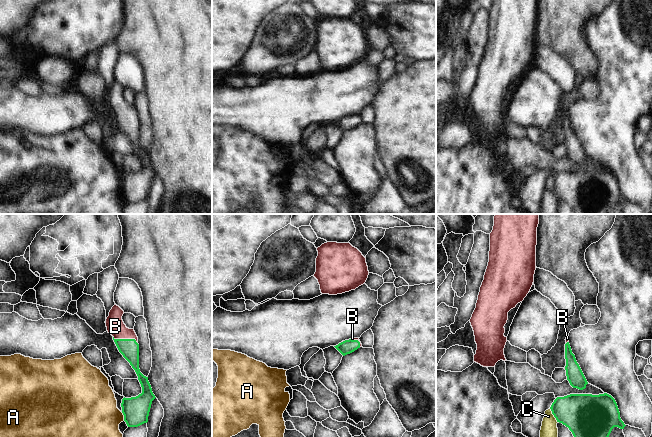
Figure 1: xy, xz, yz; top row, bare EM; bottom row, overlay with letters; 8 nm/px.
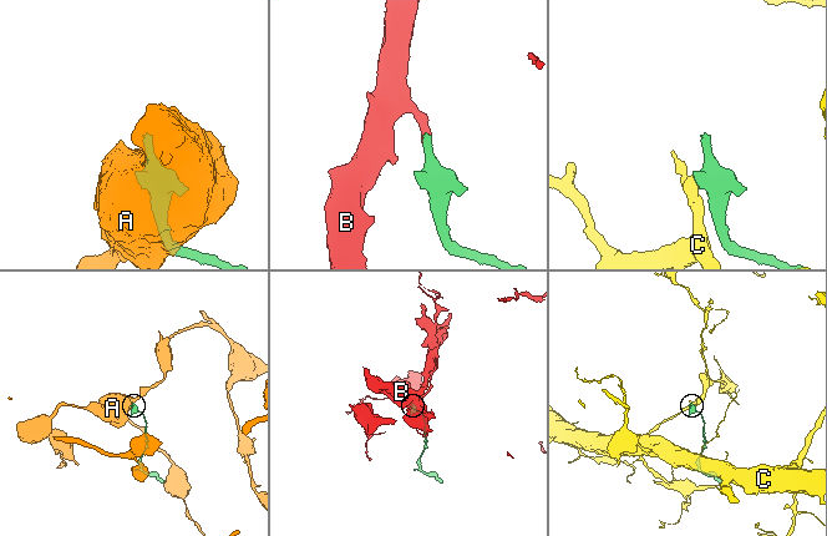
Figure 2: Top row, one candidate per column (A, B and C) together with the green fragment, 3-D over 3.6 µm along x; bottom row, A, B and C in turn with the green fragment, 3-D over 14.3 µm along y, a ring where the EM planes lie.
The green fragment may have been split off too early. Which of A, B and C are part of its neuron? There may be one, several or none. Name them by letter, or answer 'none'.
B

